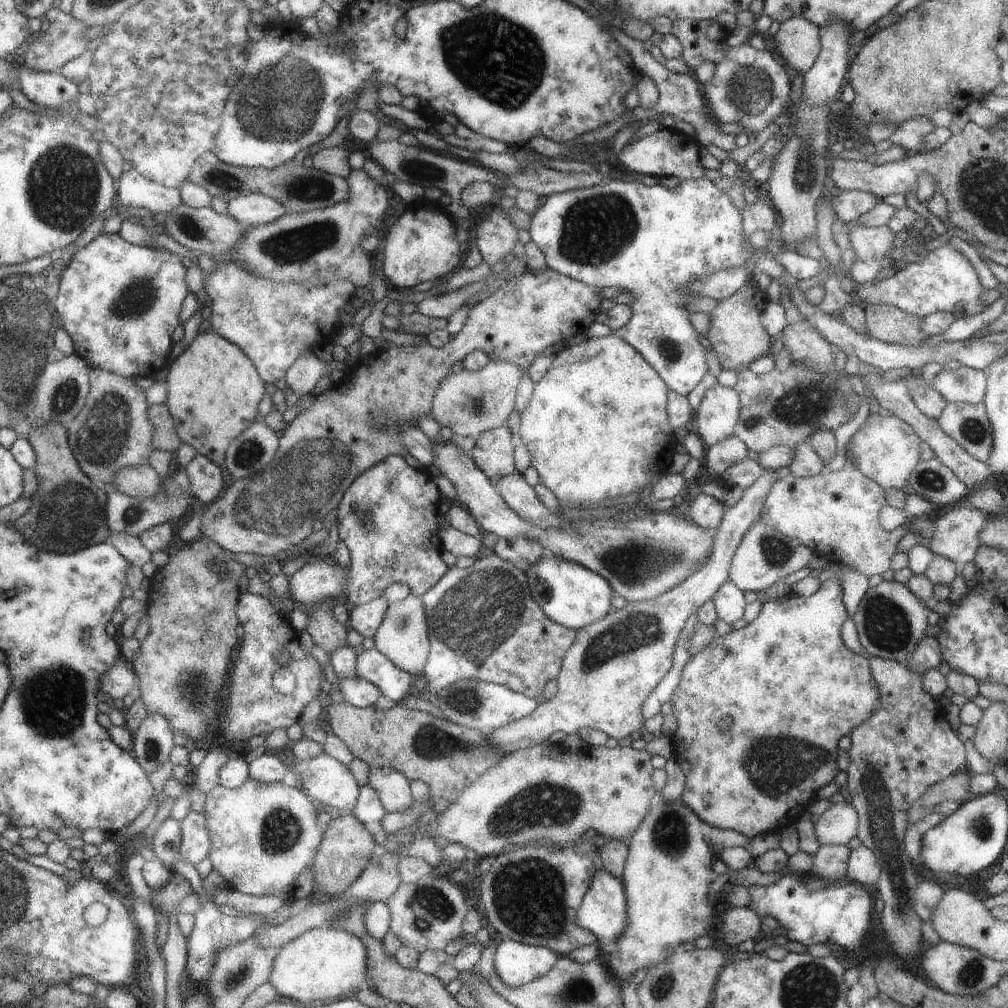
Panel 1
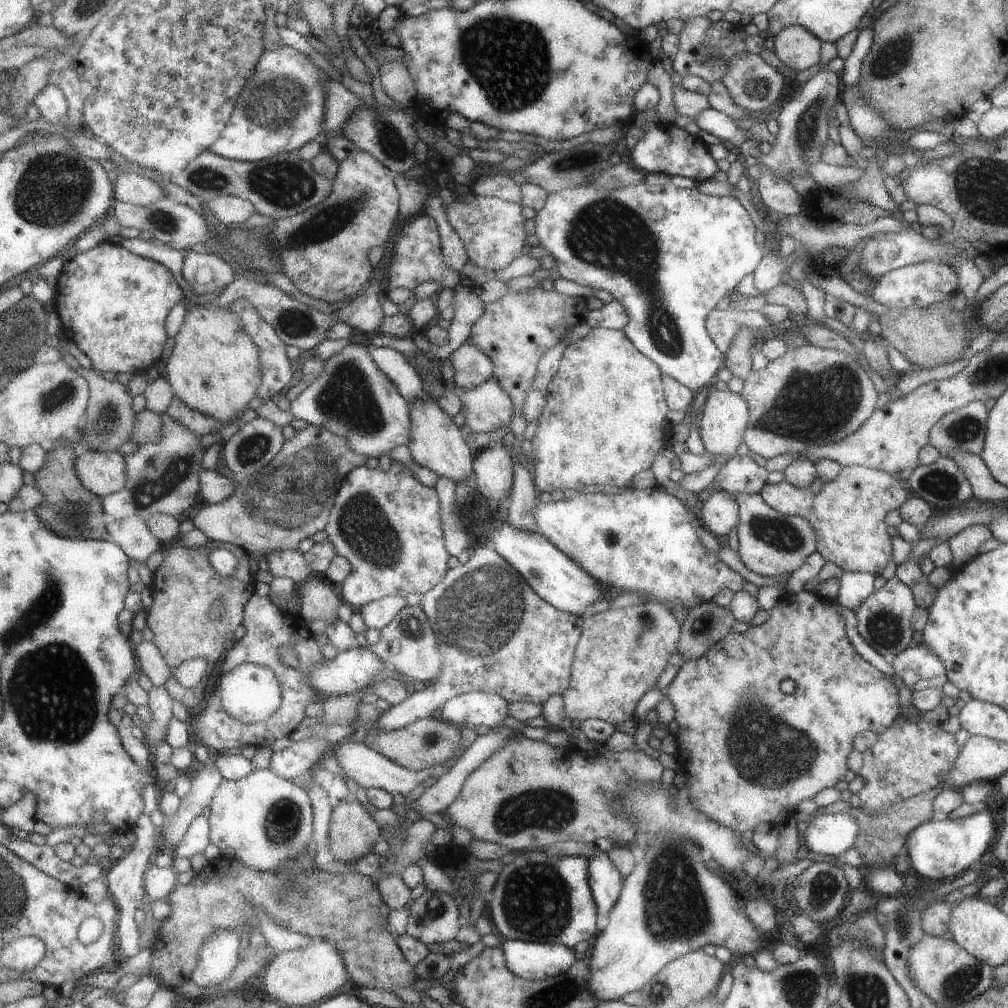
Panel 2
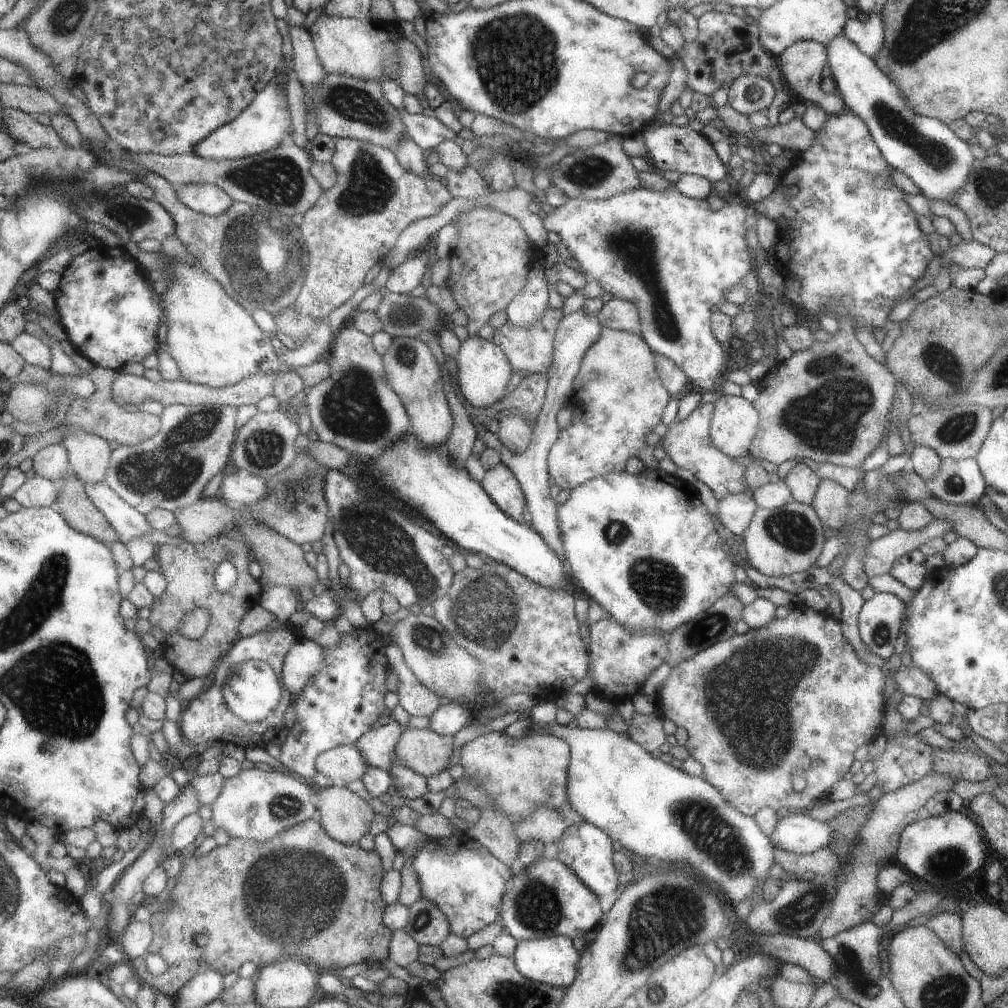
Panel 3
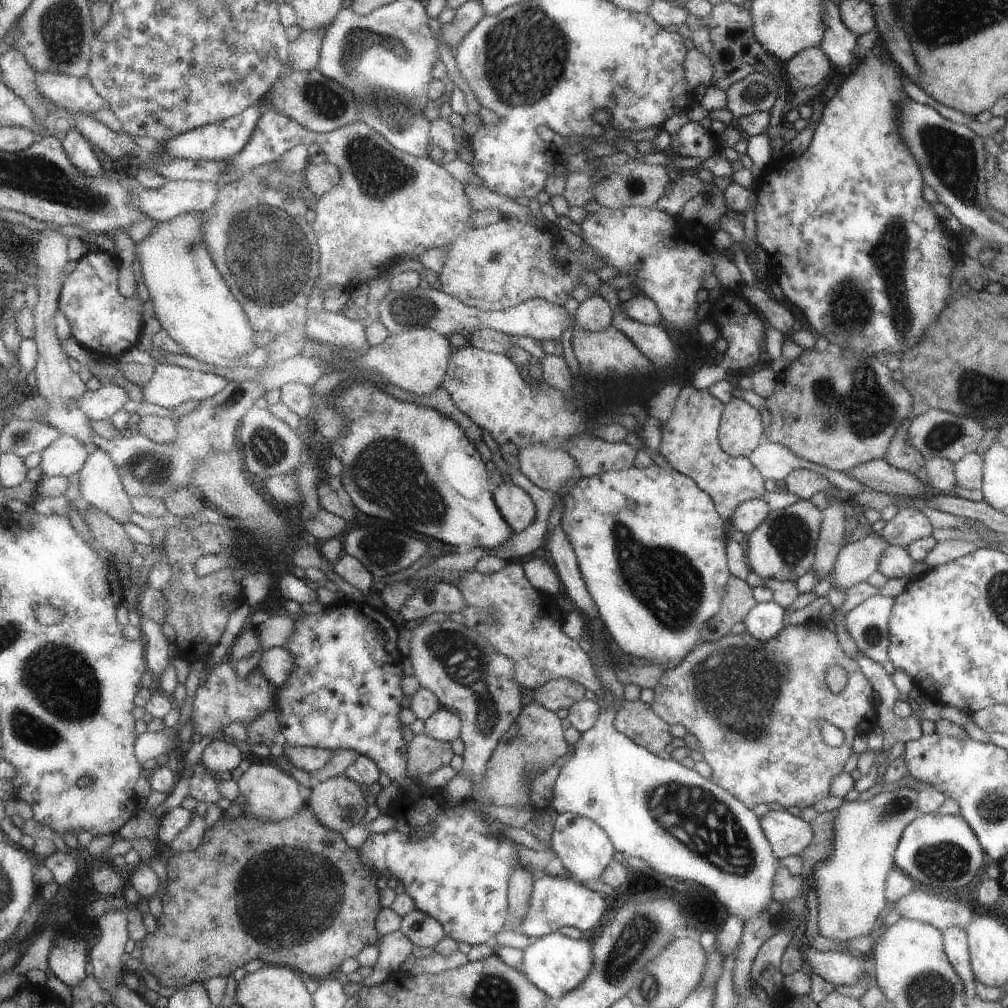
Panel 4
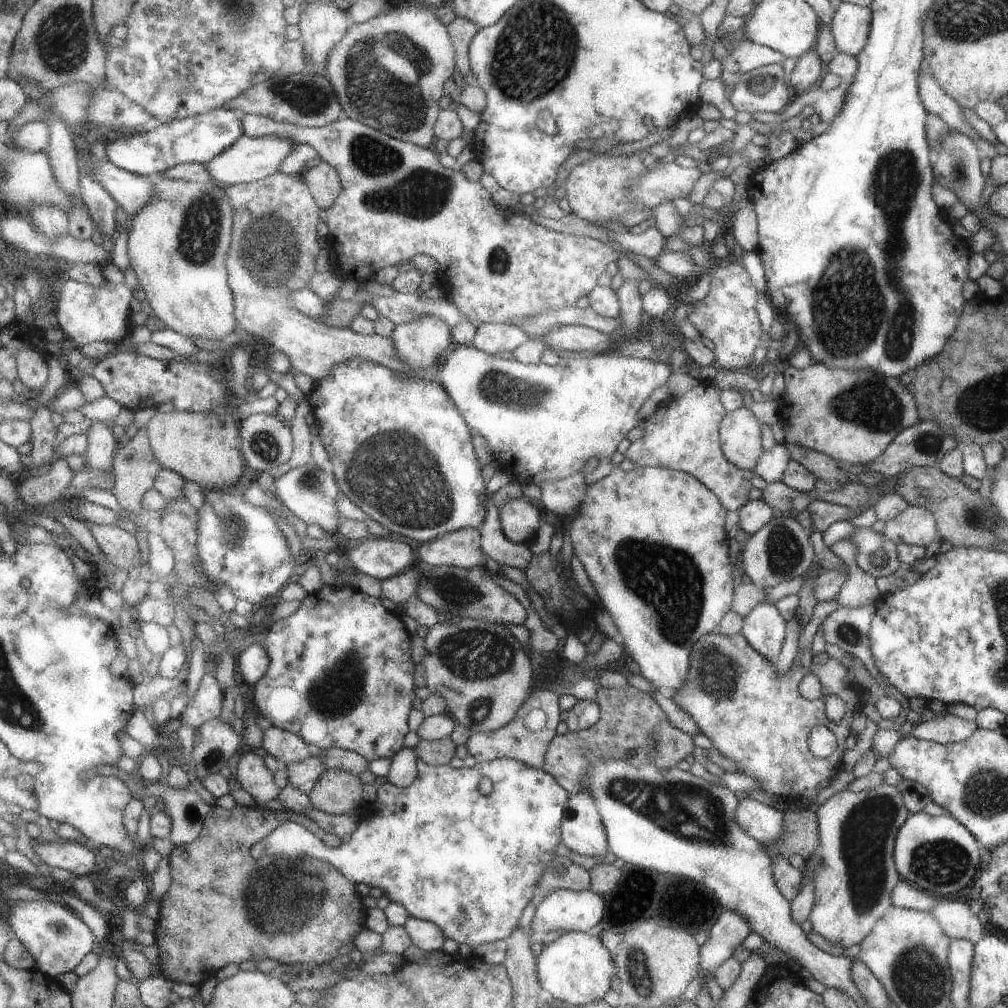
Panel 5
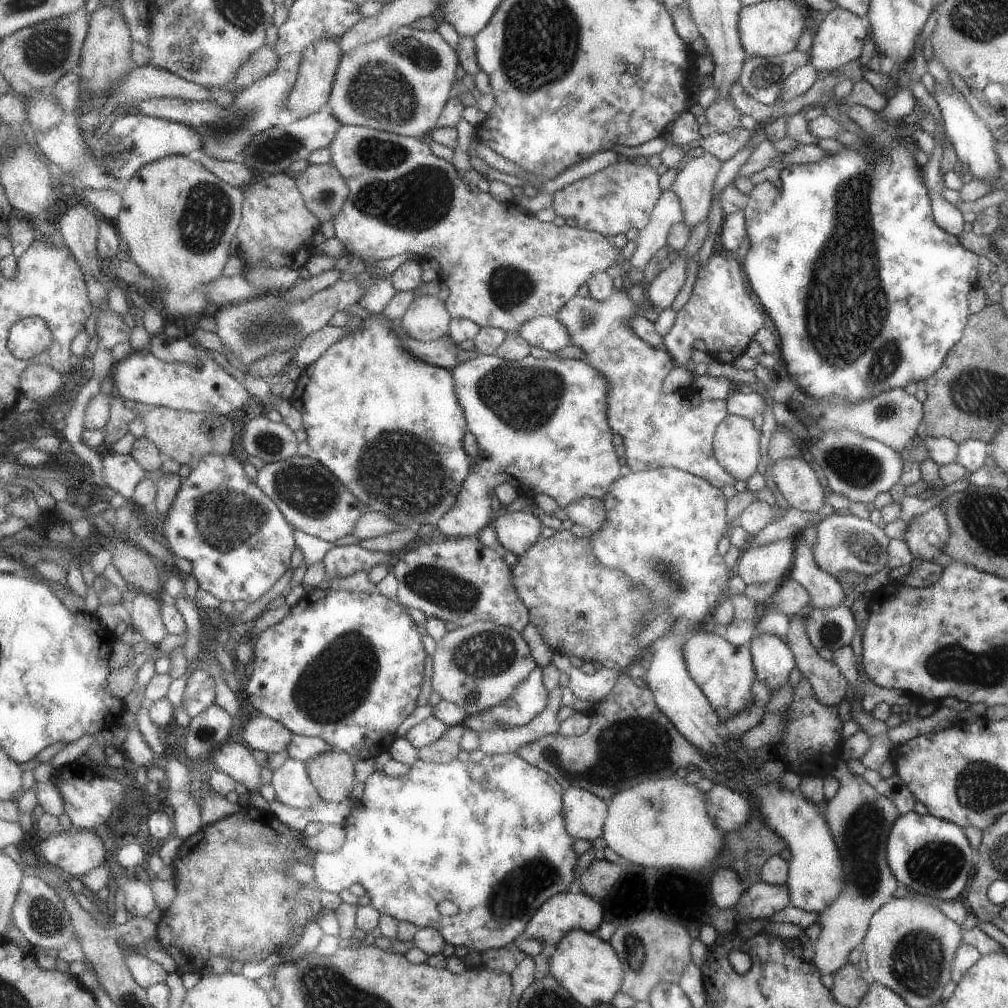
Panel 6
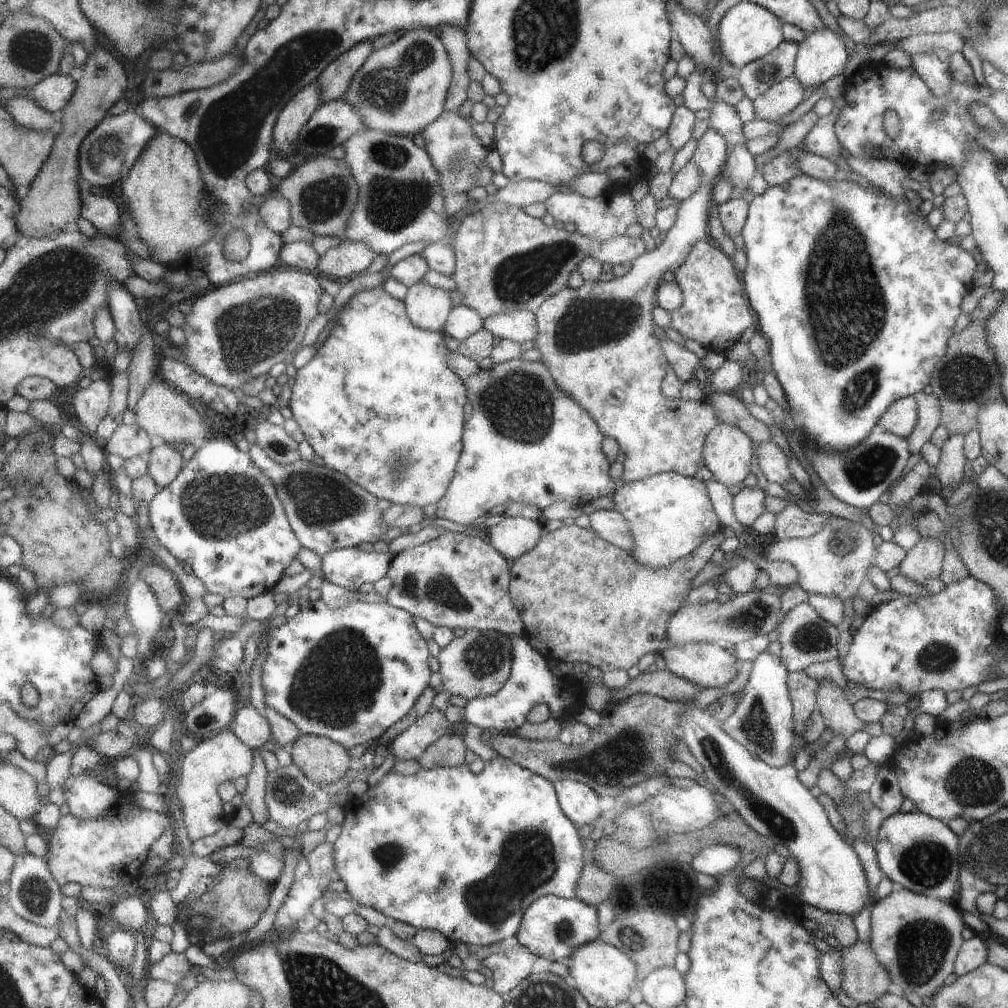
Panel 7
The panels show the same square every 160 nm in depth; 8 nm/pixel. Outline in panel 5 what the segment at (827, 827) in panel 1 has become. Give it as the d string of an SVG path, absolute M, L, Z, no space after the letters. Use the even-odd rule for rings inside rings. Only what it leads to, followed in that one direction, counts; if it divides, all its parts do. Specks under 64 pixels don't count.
M745 798L733 810L733 820L745 834L763 847L773 844L783 834L783 814L774 808Z

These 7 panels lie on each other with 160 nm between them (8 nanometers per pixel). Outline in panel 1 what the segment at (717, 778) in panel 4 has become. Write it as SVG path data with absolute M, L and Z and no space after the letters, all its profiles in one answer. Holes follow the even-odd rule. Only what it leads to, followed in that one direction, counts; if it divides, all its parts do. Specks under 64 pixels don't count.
M829 577L809 596L787 596L780 602L763 603L759 614L744 628L733 629L728 634L713 637L697 654L688 658L680 672L679 682L670 696L671 712L677 724L671 734L672 757L684 774L684 789L679 800L686 802L698 814L701 822L706 822L710 827L735 830L747 838L777 833L795 822L799 814L796 811L797 806L805 809L813 800L815 792L833 781L838 771L835 764L836 751L839 749L837 741L869 718L879 702L877 685L871 676L868 660L847 649L839 637L839 629L846 618L840 582L835 577ZM724 717L731 718L731 724L729 728L720 731L718 721Z

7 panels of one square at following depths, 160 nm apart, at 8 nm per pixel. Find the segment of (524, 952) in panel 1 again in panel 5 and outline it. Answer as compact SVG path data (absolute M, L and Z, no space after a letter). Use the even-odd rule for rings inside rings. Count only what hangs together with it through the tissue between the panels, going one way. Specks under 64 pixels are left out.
M582 931L561 935L555 942L544 946L537 956L537 978L543 992L574 1006L603 1000L605 994L612 990L615 974L618 974L618 966L601 938Z

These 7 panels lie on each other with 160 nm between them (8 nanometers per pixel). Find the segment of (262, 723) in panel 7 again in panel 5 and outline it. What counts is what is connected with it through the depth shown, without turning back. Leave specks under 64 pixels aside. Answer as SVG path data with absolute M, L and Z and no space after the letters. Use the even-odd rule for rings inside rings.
M274 725L265 730L262 748L285 766L290 766L293 762L303 762L321 752L317 746L306 744L299 736Z

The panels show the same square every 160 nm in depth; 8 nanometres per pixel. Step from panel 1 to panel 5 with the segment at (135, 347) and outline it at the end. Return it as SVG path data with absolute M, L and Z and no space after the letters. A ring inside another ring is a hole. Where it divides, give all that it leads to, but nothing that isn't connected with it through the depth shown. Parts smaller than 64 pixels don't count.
M65 277L61 283L60 291L58 292L58 298L56 300L56 316L58 324L61 330L66 334L68 338L75 340L79 347L89 345L93 342L113 342L113 344L121 344L125 342L125 338L131 336L131 332L135 326L131 324L131 317L133 312L131 311L131 298L135 296L133 289L127 286L125 283L114 284L108 280L105 280L105 284L101 286L93 286L85 282L77 282L71 280L71 278Z

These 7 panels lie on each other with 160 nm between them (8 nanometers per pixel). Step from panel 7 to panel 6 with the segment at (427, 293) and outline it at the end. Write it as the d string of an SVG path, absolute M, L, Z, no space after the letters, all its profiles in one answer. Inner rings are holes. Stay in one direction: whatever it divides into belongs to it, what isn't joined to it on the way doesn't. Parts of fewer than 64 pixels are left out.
M419 296L400 319L399 326L409 337L421 342L445 338L453 318L437 296Z

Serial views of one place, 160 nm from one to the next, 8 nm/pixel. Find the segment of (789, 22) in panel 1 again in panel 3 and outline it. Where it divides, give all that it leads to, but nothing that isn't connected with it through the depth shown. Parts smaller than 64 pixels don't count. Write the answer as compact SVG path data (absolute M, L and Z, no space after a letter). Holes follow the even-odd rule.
M797 41L788 46L775 58L780 76L789 90L799 94L799 98L819 105L826 114L838 113L843 107L841 98L821 80L821 70L826 64L825 47L815 41Z

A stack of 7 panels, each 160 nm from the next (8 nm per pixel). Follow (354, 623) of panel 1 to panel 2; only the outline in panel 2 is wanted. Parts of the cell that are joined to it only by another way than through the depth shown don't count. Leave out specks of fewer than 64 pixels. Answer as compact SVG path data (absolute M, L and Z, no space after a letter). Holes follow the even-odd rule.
M389 595L368 605L362 606L359 611L363 615L368 628L382 630L406 607L405 598Z

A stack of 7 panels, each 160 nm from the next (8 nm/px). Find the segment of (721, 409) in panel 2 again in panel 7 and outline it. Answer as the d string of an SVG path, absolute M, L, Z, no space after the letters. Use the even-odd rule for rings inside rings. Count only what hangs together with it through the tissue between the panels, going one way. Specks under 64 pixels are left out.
M720 422L704 442L704 467L717 483L731 487L740 484L750 473L751 440L733 424Z

